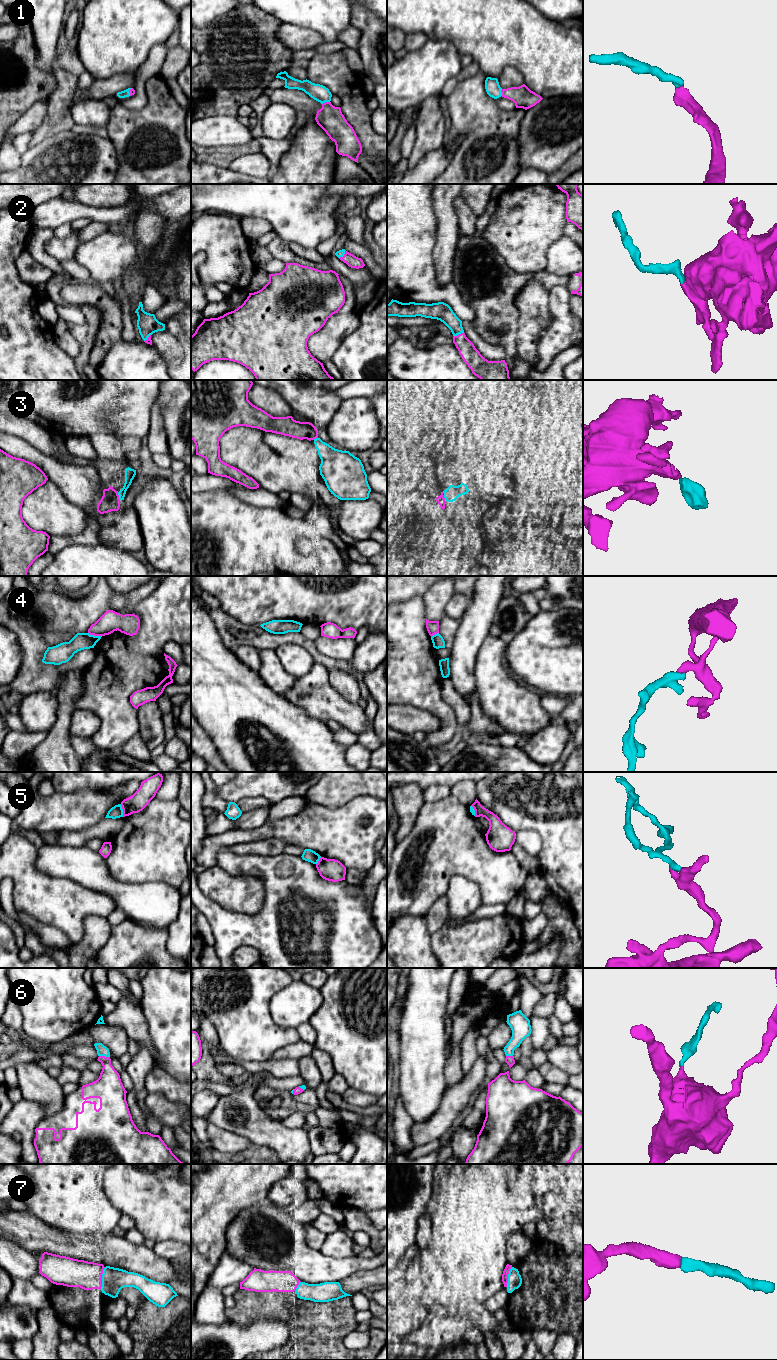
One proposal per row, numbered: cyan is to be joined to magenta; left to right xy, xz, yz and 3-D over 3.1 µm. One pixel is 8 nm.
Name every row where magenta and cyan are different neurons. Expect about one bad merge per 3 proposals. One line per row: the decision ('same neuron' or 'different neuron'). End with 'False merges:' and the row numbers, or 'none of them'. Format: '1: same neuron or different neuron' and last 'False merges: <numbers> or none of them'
1: same neuron
2: same neuron
3: same neuron
4: different neuron
5: different neuron
6: same neuron
7: same neuron
False merges: 4, 5

